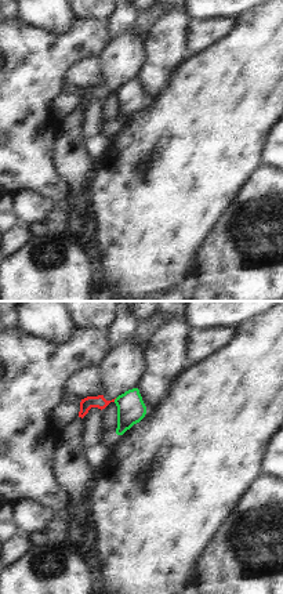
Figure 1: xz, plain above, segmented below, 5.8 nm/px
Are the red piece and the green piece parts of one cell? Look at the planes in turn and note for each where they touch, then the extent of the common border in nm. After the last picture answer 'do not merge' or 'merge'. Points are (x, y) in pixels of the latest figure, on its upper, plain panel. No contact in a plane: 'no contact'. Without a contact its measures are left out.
contact (115, 89); length 30 nm

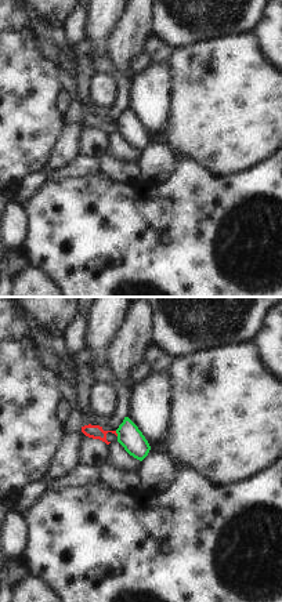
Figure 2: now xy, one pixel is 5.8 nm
contact (116, 124); length 40 nm

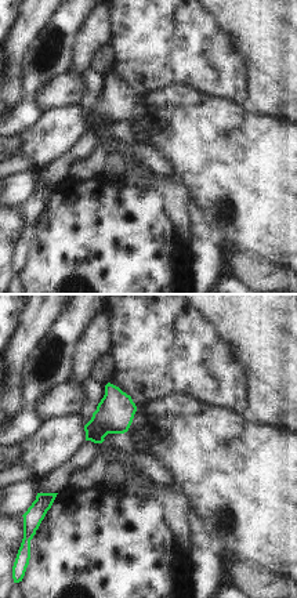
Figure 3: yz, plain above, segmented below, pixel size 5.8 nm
no contact

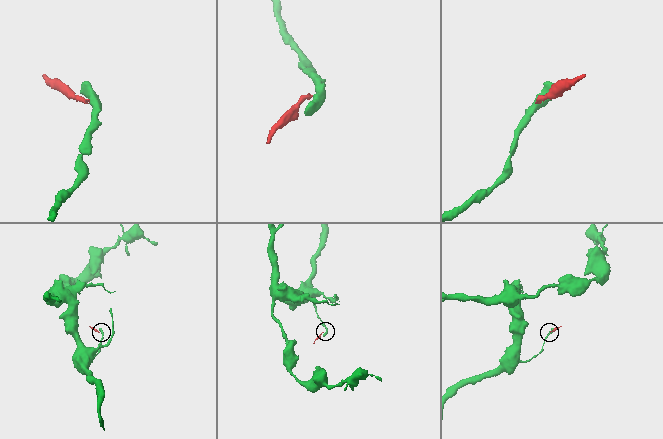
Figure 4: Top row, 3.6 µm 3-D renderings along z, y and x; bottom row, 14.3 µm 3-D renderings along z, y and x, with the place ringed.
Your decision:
do not merge

